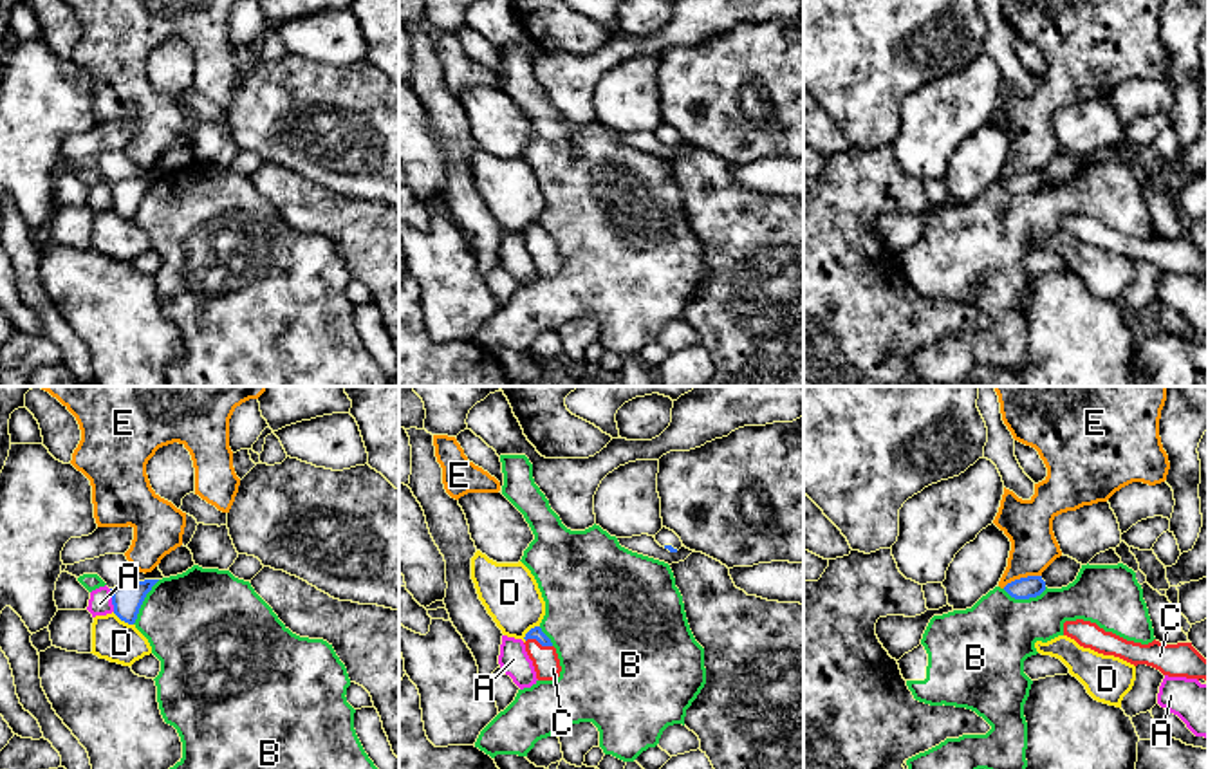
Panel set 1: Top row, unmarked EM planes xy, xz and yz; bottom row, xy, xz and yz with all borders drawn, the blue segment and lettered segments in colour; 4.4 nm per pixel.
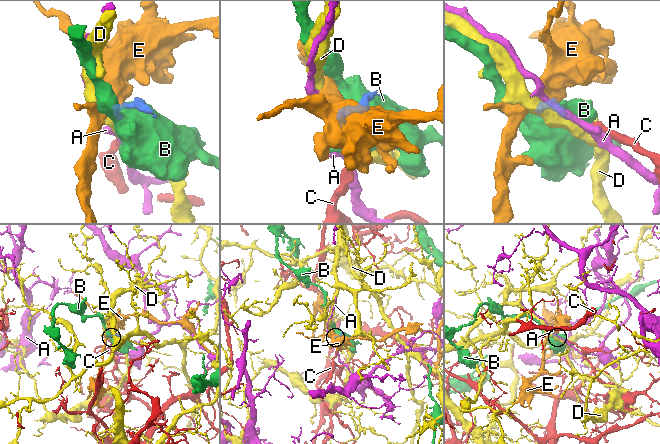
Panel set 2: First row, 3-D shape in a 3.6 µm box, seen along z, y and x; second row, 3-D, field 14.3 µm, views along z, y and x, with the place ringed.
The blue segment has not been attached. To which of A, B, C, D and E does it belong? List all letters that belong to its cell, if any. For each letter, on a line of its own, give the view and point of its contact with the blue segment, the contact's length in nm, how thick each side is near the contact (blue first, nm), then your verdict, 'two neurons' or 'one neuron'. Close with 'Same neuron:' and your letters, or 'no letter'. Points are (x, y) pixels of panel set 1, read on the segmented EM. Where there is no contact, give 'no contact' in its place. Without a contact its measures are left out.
A: xy (112, 600) | 110 nm | 140/110 nm | two neurons
B: xy (143, 600) | 240 nm | 140/440 nm | two neurons
C: xz (538, 641) | 120 nm | 50/120 nm | one neuron
D: xy (123, 620) | 110 nm | 140/190 nm | two neurons
E: yz (1021, 578) | 190 nm | 100/220 nm | two neurons
Same neuron: C

